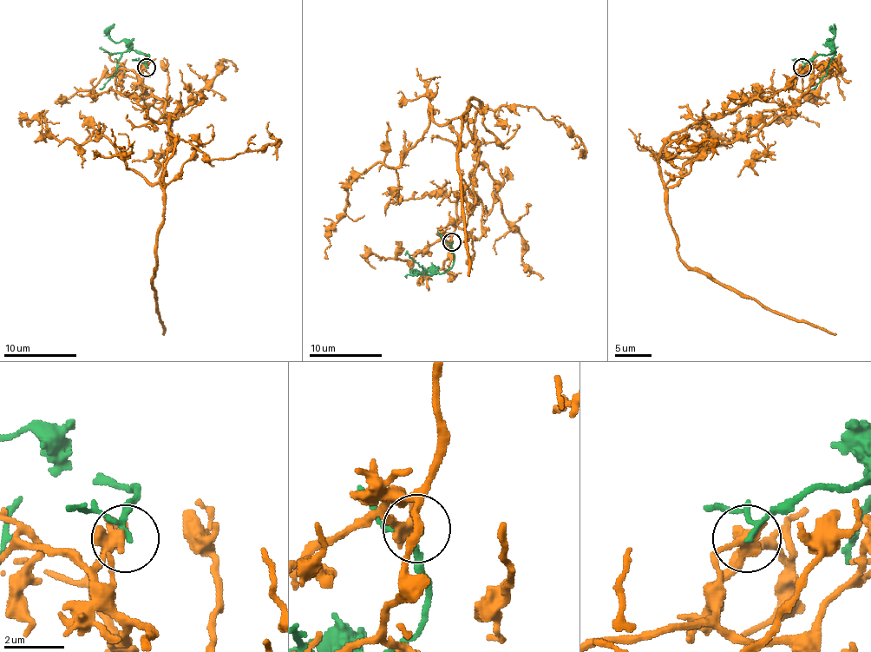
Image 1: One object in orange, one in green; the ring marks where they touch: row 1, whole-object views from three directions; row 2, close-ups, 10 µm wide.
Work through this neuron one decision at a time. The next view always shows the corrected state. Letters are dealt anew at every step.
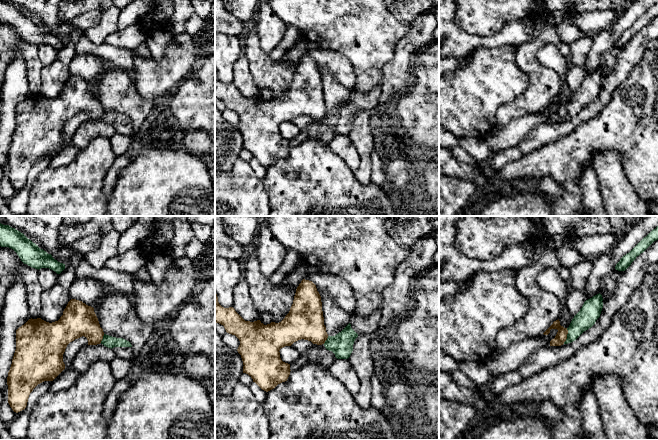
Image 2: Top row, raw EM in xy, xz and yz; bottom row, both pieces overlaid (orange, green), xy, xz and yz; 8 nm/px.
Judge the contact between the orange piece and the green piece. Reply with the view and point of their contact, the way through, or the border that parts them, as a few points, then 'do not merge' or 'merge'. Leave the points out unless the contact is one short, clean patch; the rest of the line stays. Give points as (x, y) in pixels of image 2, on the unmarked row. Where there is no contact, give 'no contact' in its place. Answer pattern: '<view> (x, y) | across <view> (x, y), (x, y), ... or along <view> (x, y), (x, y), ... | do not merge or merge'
yz (566, 112) | along yz (567, 104), (567, 114), (563, 119) | do not merge

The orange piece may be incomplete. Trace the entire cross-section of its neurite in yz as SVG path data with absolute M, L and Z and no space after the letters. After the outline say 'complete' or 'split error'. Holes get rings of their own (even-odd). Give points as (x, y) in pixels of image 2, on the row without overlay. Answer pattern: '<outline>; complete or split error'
M559 95L554 97L553 100L543 109L548 111L551 105L557 105L558 108L554 115L550 117L550 122L561 122L567 115L568 106L560 101Z; complete

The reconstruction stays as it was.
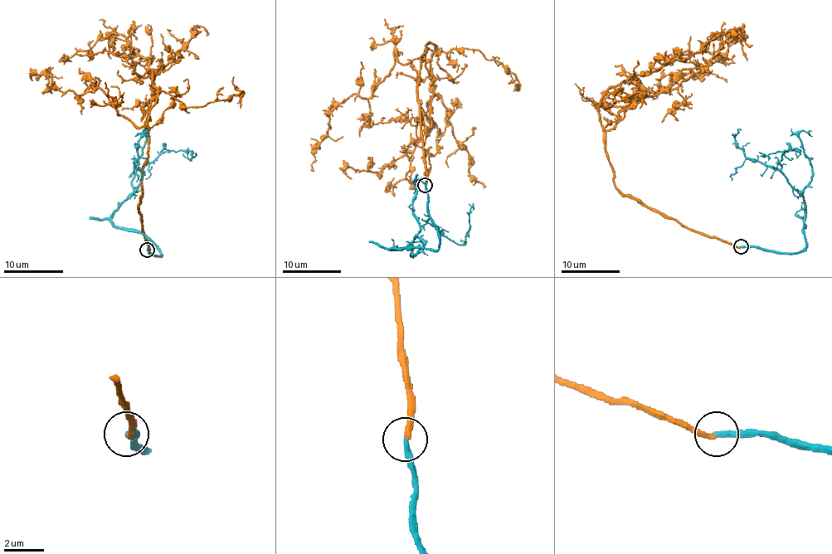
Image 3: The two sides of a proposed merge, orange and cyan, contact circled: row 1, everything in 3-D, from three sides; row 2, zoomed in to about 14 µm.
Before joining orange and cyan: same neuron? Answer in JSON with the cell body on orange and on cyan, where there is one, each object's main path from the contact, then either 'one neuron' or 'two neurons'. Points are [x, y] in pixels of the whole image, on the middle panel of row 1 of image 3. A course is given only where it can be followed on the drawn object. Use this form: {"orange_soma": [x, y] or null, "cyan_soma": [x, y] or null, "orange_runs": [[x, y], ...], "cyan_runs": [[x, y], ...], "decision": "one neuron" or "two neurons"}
{"orange_soma": null, "cyan_soma": null, "orange_runs": [[425, 184], [417, 87], [420, 57], [432, 43], [432, 95], [416, 147], [377, 171], [347, 167], [352, 178]], "cyan_runs": [[425, 184], [439, 247], [390, 249], [404, 249], [426, 224], [463, 244], [473, 203]], "decision": "one neuron"}

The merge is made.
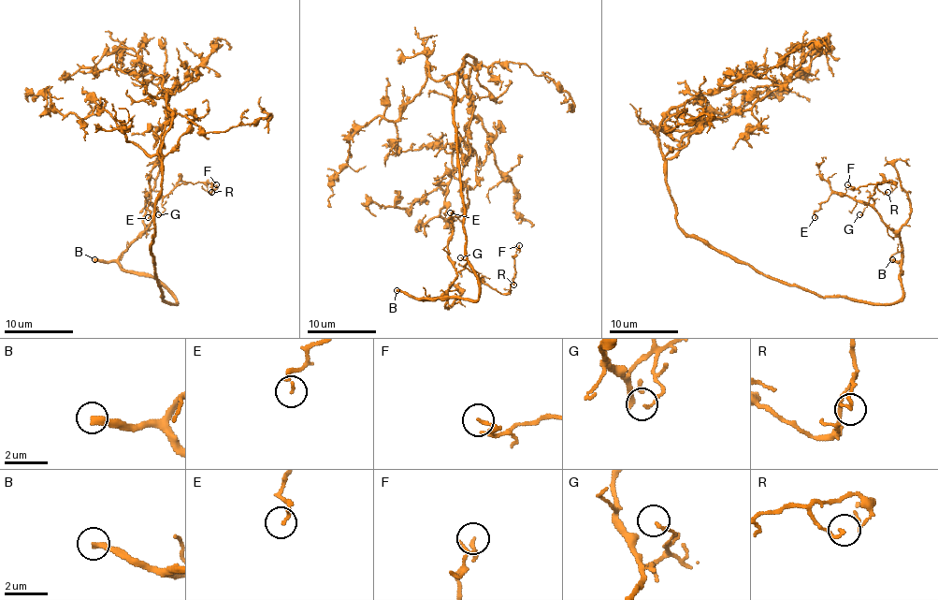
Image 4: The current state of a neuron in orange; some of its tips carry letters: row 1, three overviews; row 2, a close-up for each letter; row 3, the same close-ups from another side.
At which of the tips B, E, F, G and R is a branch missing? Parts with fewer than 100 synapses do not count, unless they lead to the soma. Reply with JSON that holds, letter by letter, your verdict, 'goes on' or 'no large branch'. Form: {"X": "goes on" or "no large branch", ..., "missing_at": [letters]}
{"B": "goes on", "E": "no large branch", "F": "no large branch", "G": "no large branch", "R": "no large branch", "missing_at": ["B"]}

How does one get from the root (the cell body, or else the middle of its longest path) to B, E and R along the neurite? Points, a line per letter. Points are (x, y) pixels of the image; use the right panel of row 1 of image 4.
B: (736, 262), (748, 262), (765, 274), (824, 297), (896, 303), (902, 297), (901, 262), (892, 259)
E: (736, 262), (824, 297), (870, 303), (896, 303), (902, 297), (901, 238), (870, 206), (832, 194), (815, 217)
R: (736, 262), (824, 297), (896, 303), (901, 238), (872, 198), (882, 182), (896, 182), (877, 184), (887, 192)

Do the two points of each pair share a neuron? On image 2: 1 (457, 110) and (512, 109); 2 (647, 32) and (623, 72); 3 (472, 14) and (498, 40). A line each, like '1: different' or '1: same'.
1: different
2: same
3: different

